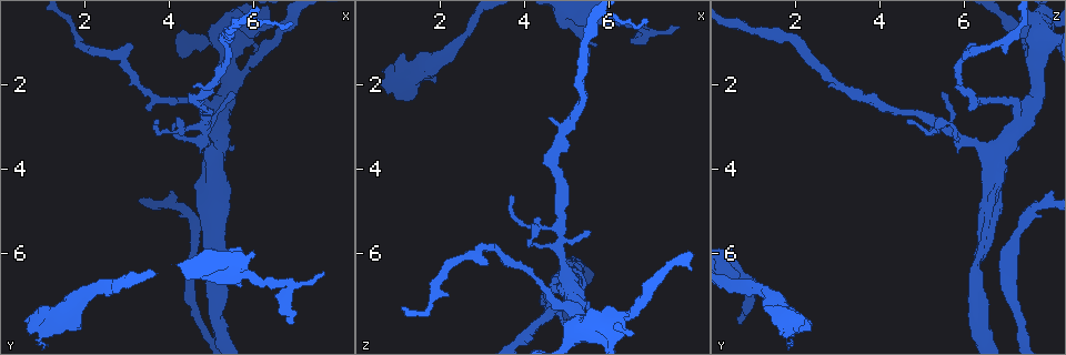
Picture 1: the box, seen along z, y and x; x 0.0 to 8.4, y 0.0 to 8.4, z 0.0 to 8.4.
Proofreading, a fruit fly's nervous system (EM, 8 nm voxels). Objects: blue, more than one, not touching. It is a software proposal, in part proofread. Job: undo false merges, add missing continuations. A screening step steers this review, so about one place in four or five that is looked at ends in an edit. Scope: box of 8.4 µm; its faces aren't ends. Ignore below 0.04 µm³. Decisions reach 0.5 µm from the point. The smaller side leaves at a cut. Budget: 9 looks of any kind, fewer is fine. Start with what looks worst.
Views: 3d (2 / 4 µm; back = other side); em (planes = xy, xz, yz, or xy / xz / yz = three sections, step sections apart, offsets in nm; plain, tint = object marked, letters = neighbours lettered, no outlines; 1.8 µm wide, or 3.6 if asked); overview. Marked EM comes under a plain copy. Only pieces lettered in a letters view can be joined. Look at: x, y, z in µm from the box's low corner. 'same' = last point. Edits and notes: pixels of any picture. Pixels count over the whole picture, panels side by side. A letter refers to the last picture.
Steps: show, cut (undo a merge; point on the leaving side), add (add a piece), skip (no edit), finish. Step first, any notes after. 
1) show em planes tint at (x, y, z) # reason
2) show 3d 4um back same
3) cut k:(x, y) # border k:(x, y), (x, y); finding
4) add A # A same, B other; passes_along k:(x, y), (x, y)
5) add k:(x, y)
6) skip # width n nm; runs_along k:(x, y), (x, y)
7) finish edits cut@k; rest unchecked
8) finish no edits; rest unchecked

show em planes letters at (5.45, 1.75, 7.75) # abrupt turn

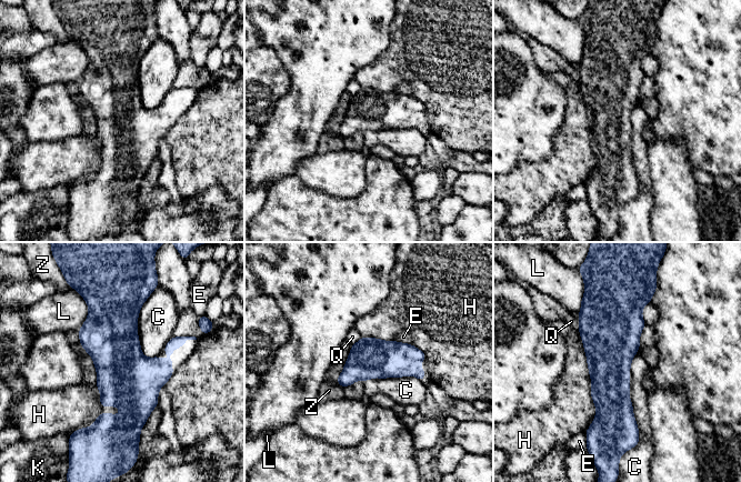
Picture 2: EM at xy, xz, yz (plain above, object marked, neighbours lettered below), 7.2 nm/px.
skip # C other, E other, H other, K other, L other, Q other, Z other; border 2:(149, 295), (138, 340), (153, 358); continuous, no second neuron

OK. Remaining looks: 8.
show em planes letters at (6.75, 7.50, 0.60) # branch stops here

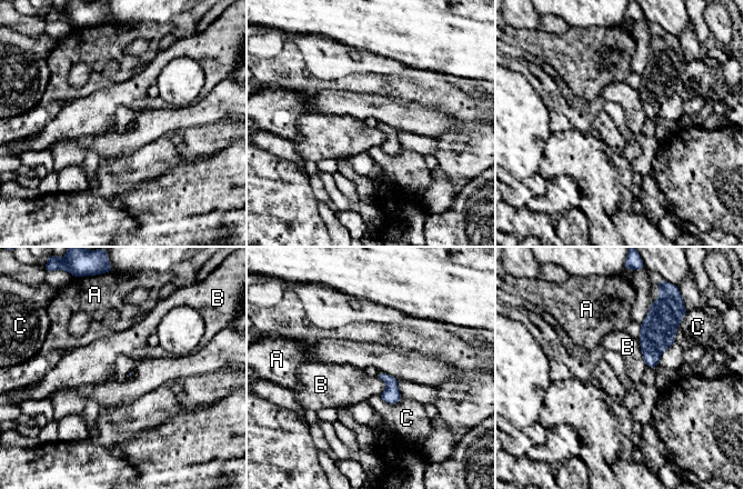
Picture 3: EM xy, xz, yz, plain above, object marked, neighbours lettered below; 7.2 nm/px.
skip # A other, B other, C other; border 3:(637, 339), (642, 357), (649, 367); none of them fits

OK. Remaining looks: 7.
show 3d 2um at (1.75, 7.10, 1.55) # sudden change in width

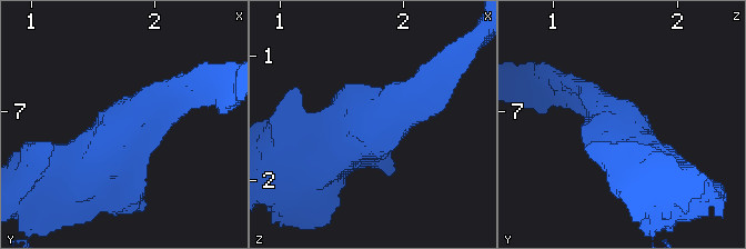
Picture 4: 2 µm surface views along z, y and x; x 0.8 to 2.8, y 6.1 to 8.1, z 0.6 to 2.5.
show em yz step 8 tint at (1.80, 7.14, 1.52) # arm_widths 220, 500 nm

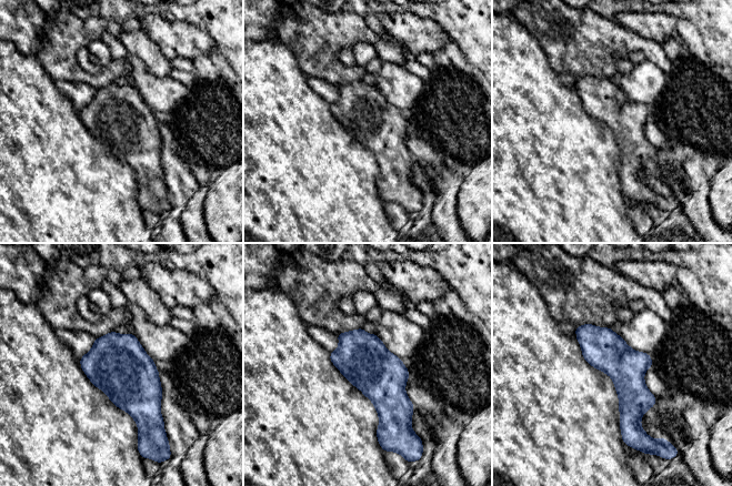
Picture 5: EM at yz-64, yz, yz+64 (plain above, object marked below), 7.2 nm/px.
show em planes letters same

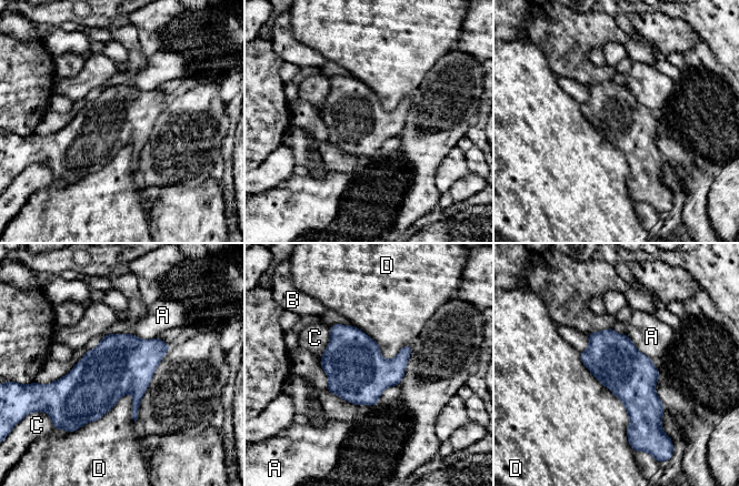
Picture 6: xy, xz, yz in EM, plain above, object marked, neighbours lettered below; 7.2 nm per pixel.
skip # A other, B other, C other, D other; continuous, no second neuron

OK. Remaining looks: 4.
show 3d 4um at (4.95, 6.60, 0.70) # thick end

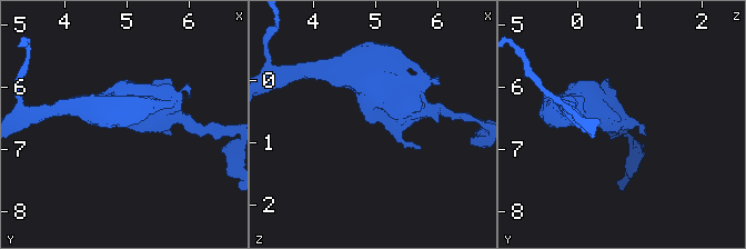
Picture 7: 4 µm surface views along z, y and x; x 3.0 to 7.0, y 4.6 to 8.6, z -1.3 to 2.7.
show em yz step 16 letters at (5.00, 6.50, 0.65)

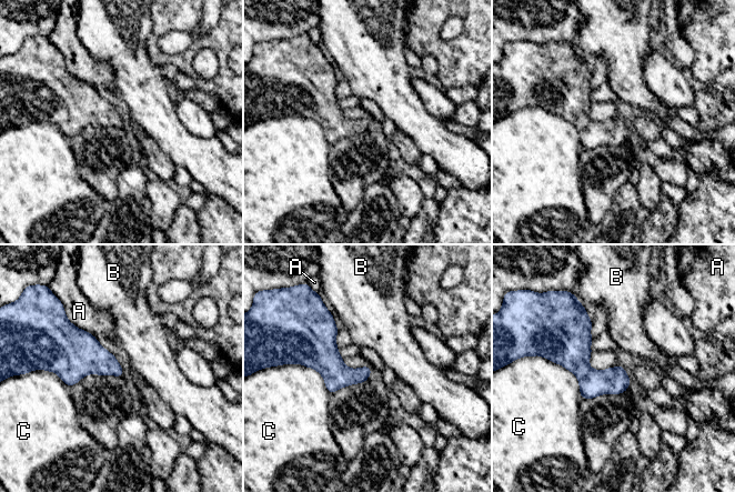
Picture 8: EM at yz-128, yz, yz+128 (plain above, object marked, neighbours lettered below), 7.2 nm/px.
skip # A other, B other, C other; border 8:(66, 315), (78, 328), (96, 338); no lettered piece goes on from it

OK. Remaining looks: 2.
finish no edits; rest unchecked

